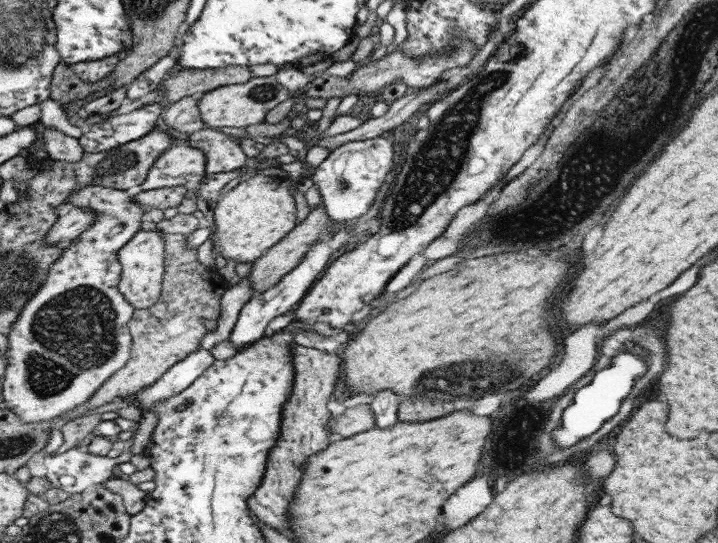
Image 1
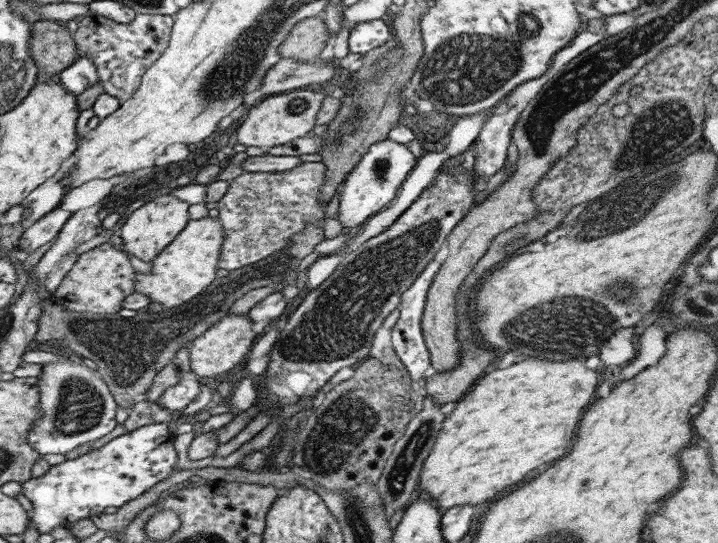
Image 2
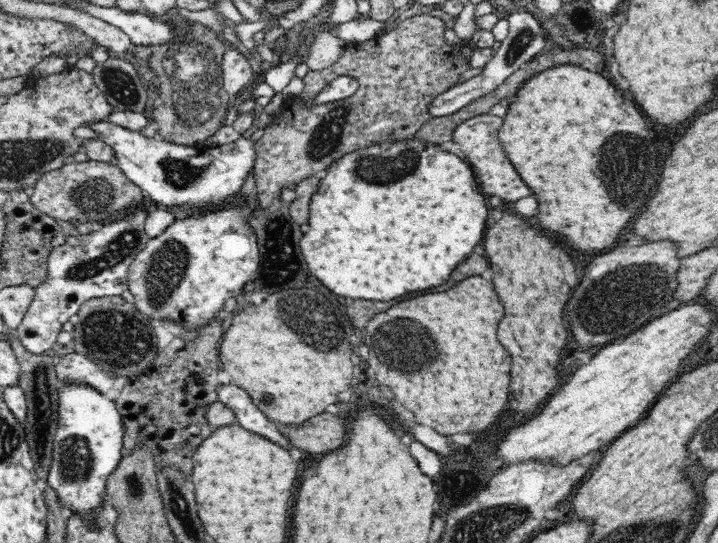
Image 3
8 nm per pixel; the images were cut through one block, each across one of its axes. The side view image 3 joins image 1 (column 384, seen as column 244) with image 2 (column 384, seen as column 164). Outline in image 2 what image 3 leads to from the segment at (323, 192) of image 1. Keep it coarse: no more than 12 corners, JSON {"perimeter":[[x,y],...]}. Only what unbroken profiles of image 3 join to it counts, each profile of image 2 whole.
{"perimeter":[[387,138],[339,189],[343,230],[392,203],[417,159]]}

